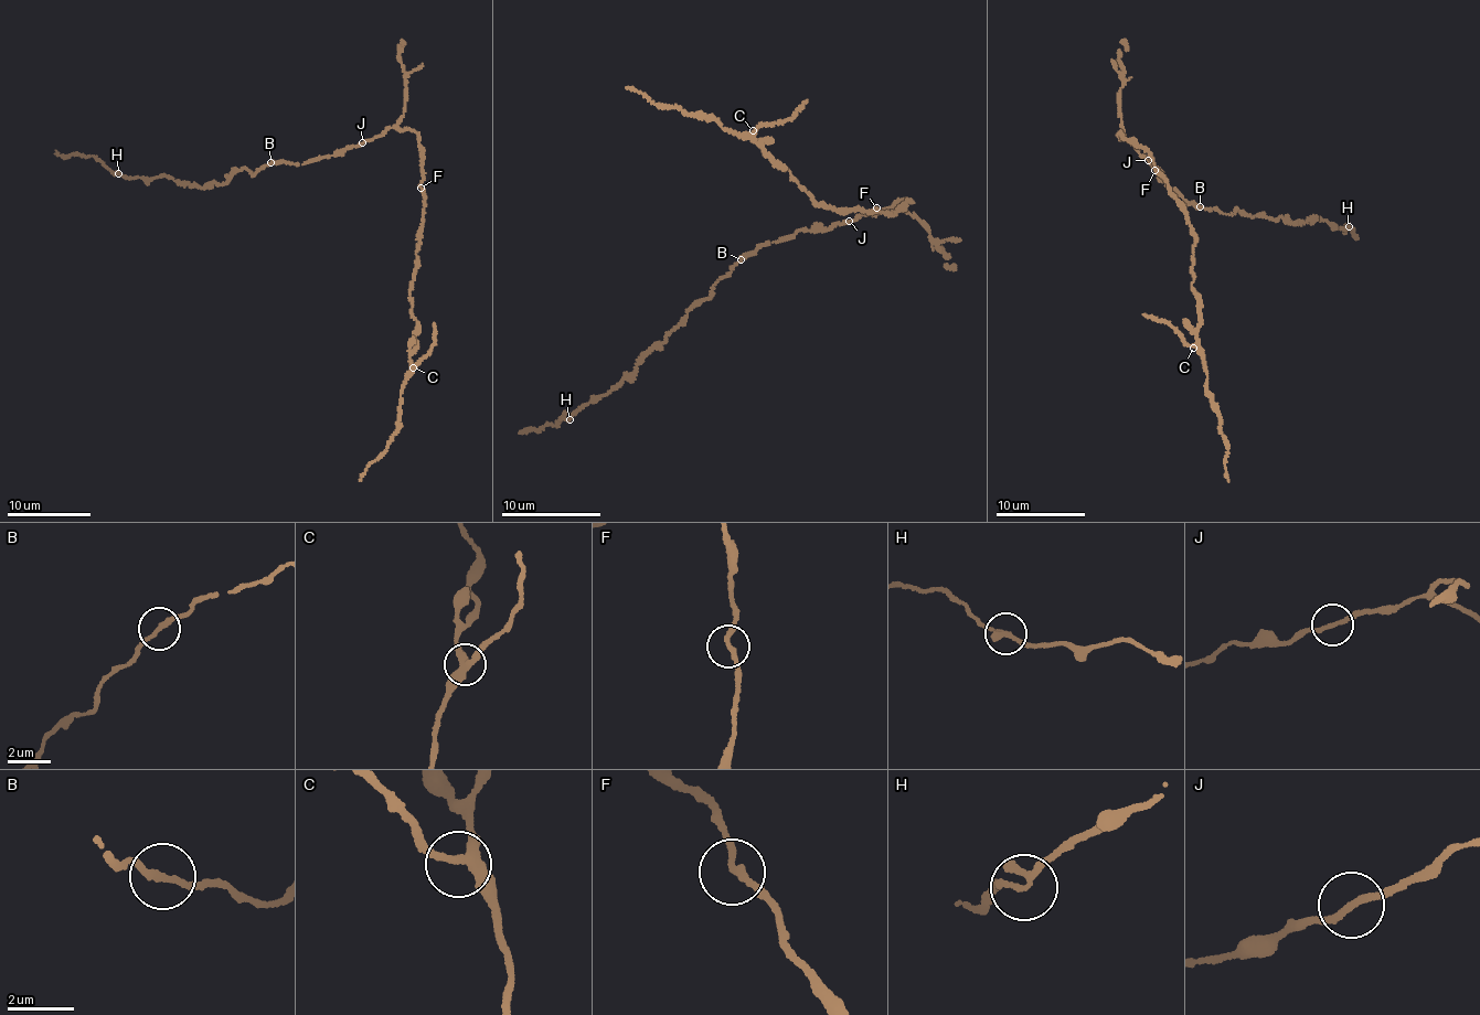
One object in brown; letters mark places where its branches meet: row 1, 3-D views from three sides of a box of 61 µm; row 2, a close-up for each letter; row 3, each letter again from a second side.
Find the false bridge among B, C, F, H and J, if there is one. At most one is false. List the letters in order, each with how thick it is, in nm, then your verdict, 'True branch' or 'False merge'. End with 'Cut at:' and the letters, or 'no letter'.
B: Thickness 190 nm. True branch
C: Thickness 300 nm. True branch
F: Thickness 200 nm. True branch
H: Thickness 170 nm. True branch
J: Thickness 180 nm. True branch
Cut at: no letter

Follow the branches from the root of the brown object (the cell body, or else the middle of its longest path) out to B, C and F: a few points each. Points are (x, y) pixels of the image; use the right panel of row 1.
B: (1134, 147), (1161, 172), (1170, 189), (1188, 204), (1200, 206)
C: (1134, 147), (1117, 134), (1148, 152), (1191, 225), (1191, 289), (1200, 300), (1193, 348)
F: (1134, 147), (1117, 134), (1148, 152), (1154, 170)

